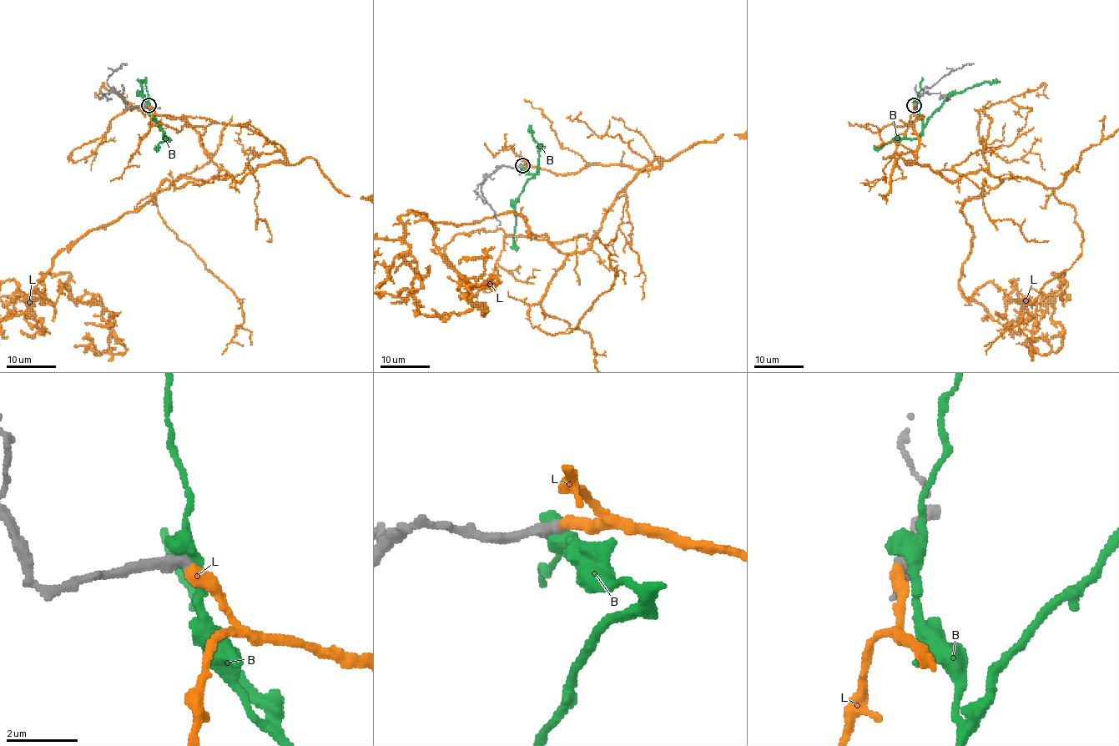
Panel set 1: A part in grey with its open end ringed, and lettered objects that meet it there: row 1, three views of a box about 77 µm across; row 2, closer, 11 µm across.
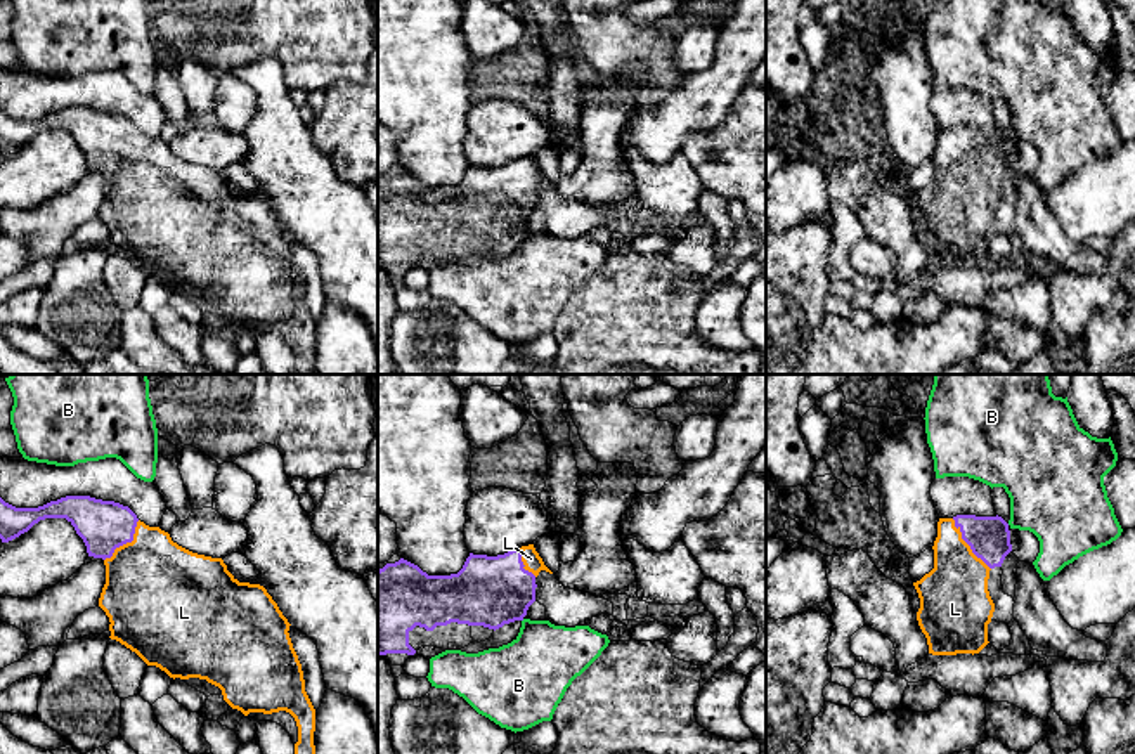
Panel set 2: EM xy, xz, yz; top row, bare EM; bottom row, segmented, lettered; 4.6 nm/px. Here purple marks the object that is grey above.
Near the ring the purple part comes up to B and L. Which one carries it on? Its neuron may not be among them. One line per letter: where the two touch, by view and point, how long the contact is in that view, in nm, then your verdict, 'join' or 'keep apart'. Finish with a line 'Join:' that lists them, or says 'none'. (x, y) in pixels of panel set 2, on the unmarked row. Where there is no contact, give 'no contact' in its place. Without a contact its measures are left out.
B: no contact | keep apart
L: yz (967, 155) | 300 nm | join
Join: L

